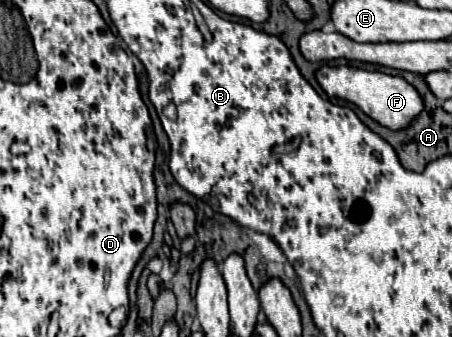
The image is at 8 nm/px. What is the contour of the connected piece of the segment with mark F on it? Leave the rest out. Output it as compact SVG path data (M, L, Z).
M322 66L316 72L316 80L330 98L340 98L340 100L352 102L366 116L370 116L372 120L376 120L378 124L382 124L390 130L402 130L402 128L410 126L410 122L414 118L418 118L418 114L424 110L422 96L402 76L390 76L384 72L360 70L360 68L350 68L350 66L336 66L336 68Z

